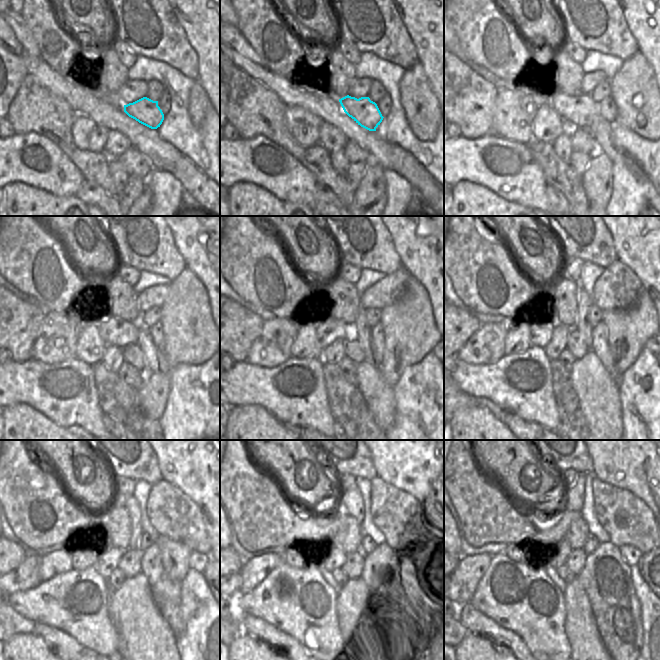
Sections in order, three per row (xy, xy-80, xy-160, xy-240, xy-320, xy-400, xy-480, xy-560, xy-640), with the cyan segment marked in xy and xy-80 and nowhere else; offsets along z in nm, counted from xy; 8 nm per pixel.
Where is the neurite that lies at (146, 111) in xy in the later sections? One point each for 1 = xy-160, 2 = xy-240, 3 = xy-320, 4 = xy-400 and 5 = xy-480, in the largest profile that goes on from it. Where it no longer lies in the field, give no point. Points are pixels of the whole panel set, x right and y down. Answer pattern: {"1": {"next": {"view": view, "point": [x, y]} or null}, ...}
{"1": {"next": {"view": "xy-160", "point": [580, 111]}}, "2": {"next": {"view": "xy-240", "point": [115, 331]}}, "3": {"next": {"view": "xy-320", "point": [331, 330]}}, "4": {"next": {"view": "xy-400", "point": [540, 333]}}, "5": {"next": {"view": "xy-480", "point": [82, 560]}}}

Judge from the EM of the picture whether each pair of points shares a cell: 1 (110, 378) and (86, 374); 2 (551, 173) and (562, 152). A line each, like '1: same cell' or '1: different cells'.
1: different cells
2: different cells

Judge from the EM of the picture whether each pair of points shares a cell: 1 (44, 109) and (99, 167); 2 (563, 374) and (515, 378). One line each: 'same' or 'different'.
1: same
2: different

